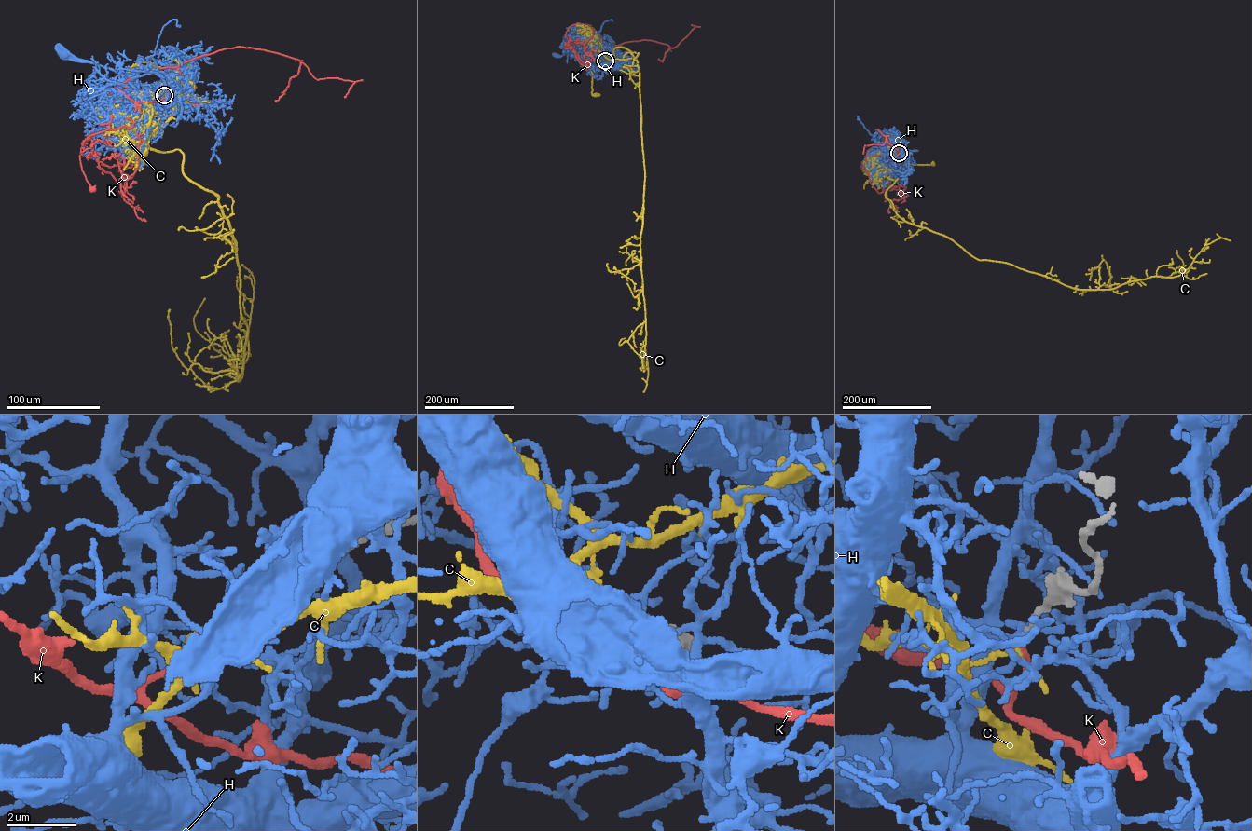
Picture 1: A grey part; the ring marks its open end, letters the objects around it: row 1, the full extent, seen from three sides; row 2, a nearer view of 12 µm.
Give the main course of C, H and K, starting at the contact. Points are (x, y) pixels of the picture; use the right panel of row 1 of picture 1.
C: (899, 152), (894, 166), (887, 173), (894, 157), (905, 164), (933, 164)
H: (899, 153), (891, 154), (881, 150), (894, 131)
K: (899, 152), (878, 151), (877, 147), (876, 151), (886, 178), (886, 197)

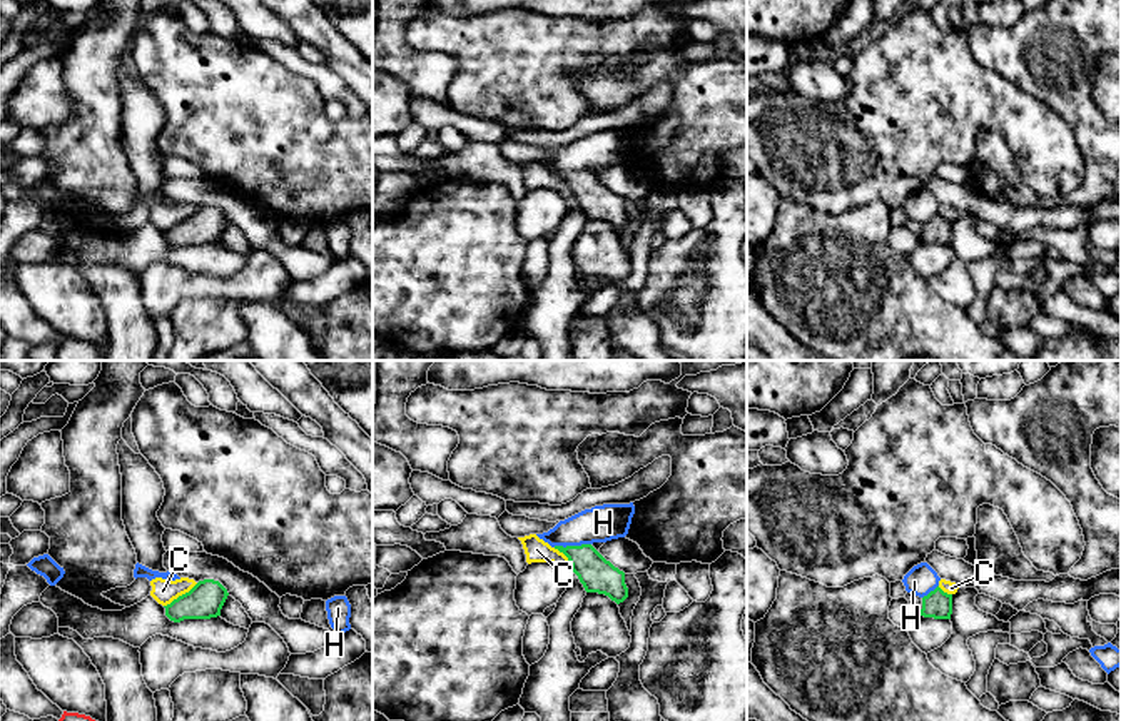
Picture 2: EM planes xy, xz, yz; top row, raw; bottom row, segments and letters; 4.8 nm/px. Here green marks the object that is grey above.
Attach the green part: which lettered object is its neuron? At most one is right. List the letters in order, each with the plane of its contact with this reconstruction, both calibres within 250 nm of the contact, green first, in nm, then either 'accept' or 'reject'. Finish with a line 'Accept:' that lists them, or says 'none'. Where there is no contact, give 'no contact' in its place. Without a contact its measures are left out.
C: xy | 170/110 nm | reject
H: xz | 170/180 nm | reject
K: no contact | accept
Accept: K

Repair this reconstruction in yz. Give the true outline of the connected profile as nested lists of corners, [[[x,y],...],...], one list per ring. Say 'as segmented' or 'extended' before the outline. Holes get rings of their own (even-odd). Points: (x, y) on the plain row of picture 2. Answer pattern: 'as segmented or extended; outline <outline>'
as segmented; outline [[[939,212],[922,224],[921,242],[934,245],[951,245],[952,220],[944,219]]]

